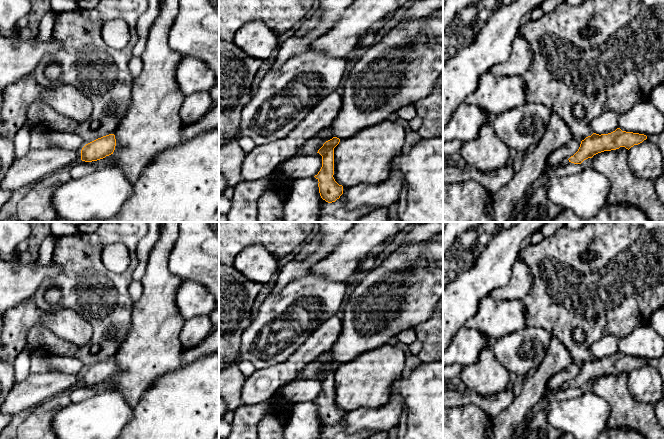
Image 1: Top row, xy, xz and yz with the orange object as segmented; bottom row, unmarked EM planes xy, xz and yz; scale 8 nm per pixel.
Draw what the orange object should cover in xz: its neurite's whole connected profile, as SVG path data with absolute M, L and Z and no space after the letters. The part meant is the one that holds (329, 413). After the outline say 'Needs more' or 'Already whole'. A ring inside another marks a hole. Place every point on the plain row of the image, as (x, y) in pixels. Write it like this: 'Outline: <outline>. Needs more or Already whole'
Outline: M333 361L326 365L318 374L322 380L322 391L314 401L318 404L319 417L325 425L320 439L370 439L377 432L360 430L354 434L347 434L339 424L340 420L348 413L339 409L334 399L334 372L340 363Z. Needs more

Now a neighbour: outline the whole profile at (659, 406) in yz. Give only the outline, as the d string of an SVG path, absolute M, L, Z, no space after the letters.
M664 395L654 405L654 411L659 424L664 428Z

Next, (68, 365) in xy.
M53 356L49 360L49 371L58 371L61 373L73 375L82 374L85 369L86 367L77 358Z

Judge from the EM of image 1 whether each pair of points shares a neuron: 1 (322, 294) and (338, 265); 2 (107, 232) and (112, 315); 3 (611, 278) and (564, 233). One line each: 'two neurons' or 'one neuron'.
1: two neurons
2: one neuron
3: one neuron

